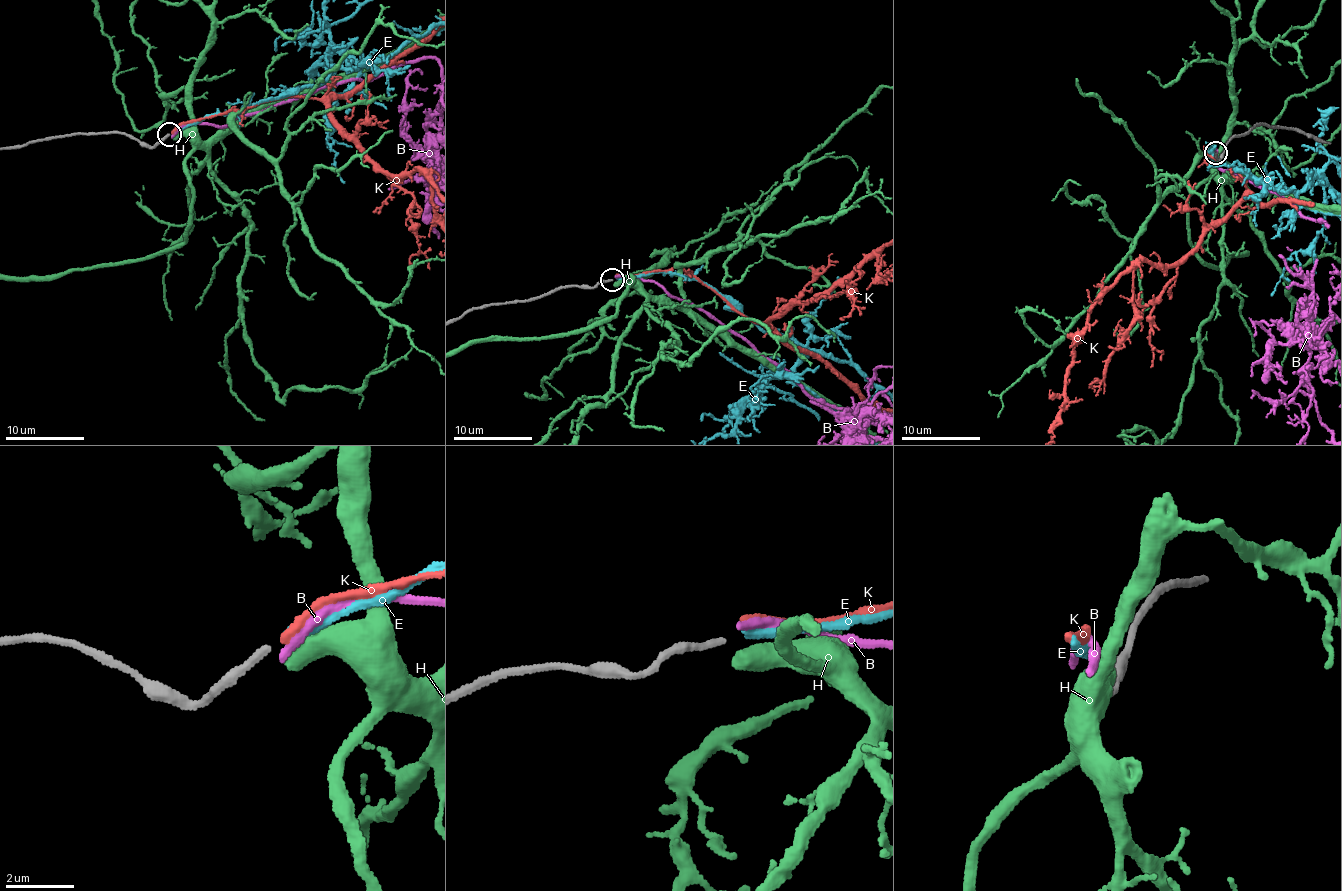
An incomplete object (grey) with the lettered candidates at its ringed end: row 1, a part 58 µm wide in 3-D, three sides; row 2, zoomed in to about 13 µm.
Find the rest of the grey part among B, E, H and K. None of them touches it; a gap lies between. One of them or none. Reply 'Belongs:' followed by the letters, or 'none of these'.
Belongs: E

